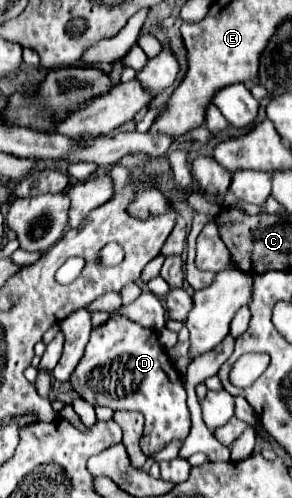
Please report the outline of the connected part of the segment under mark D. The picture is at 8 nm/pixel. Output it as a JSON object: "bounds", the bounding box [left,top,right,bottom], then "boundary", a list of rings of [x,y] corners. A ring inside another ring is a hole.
{"bounds":[71,318,191,456],"boundary":[[[127,318],[107,320],[103,326],[91,332],[91,340],[87,344],[85,356],[75,368],[71,376],[73,388],[79,392],[83,400],[93,406],[107,406],[111,410],[137,410],[145,416],[145,434],[141,438],[141,450],[149,456],[153,452],[163,450],[173,440],[185,440],[191,432],[191,414],[187,408],[187,392],[183,388],[183,376],[177,372],[165,350],[157,342],[157,332],[143,328]]]}

